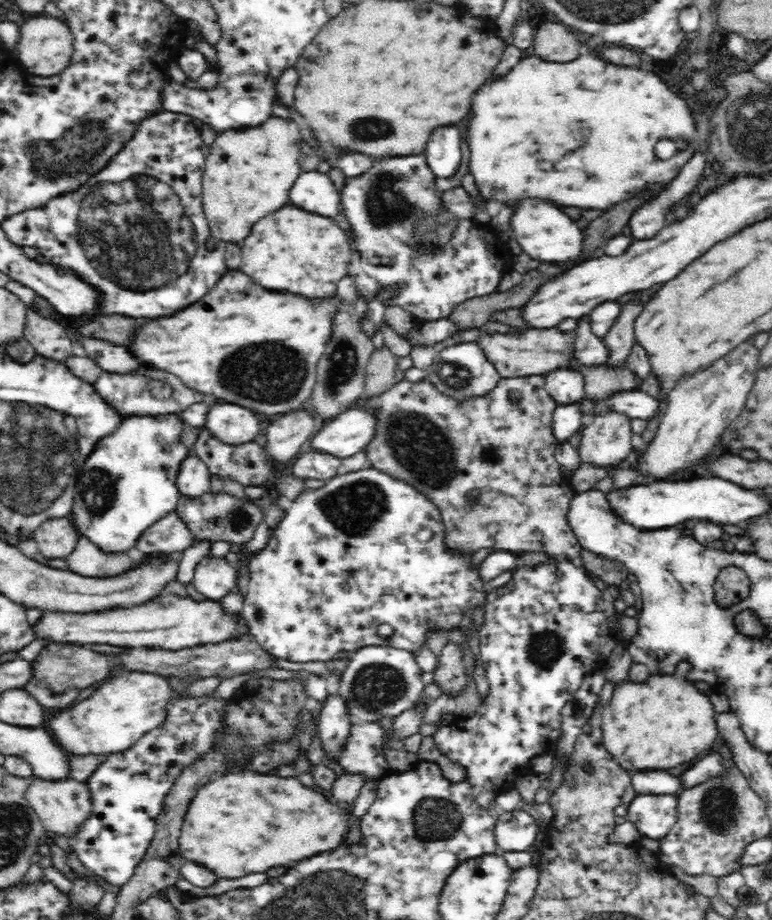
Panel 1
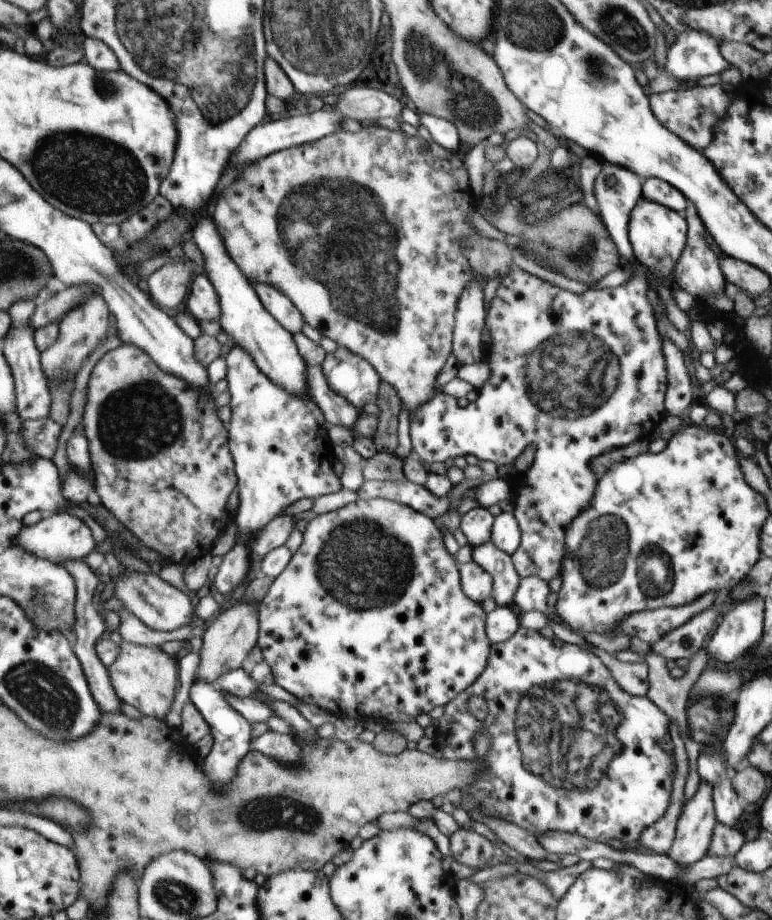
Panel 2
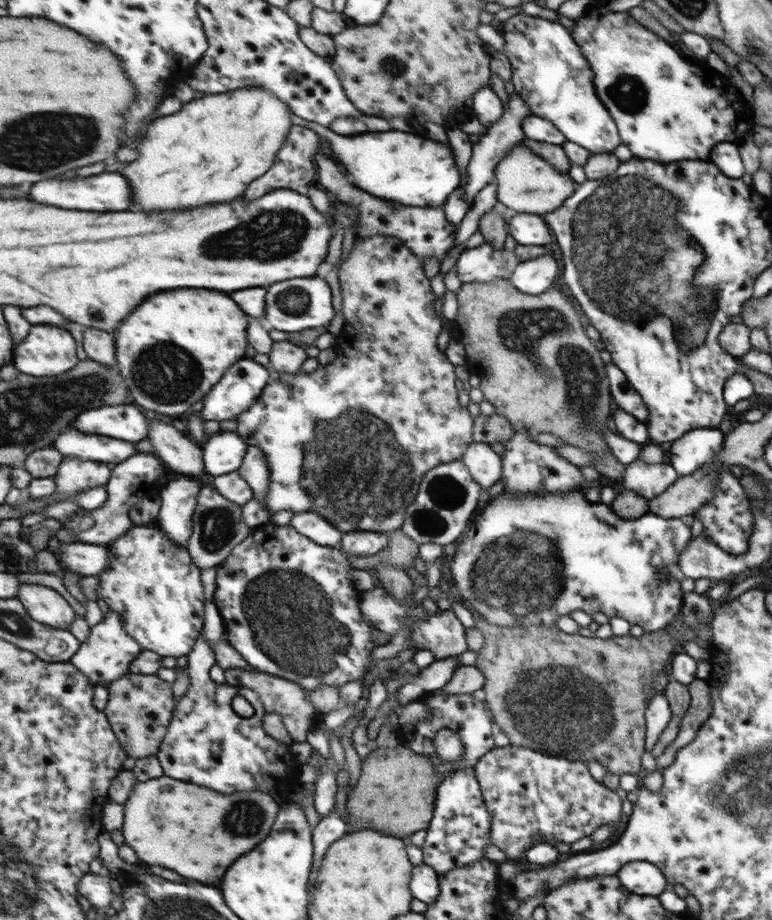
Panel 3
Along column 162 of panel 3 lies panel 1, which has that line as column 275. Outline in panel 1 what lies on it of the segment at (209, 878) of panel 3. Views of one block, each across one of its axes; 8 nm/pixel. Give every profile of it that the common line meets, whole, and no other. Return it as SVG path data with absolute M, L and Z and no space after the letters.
M249 769L224 773L211 779L196 790L186 814L183 814L178 839L180 854L188 861L204 865L220 879L238 879L238 876L262 872L292 860L308 858L318 850L338 846L346 824L344 818L348 818L348 814L344 816L344 810L330 804L310 788L300 783L297 777L280 778Z

